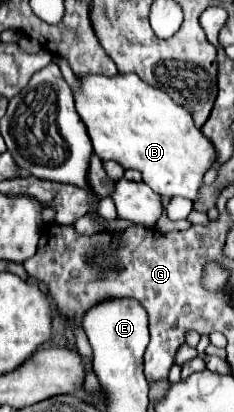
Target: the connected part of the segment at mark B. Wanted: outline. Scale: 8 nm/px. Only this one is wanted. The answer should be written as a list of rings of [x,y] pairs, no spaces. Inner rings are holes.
[[[117,73],[113,77],[105,75],[83,75],[77,77],[79,89],[73,93],[75,107],[81,121],[87,127],[93,153],[101,161],[117,161],[123,169],[137,169],[143,175],[143,181],[163,197],[187,197],[197,199],[197,189],[203,185],[203,175],[209,167],[215,165],[215,149],[211,141],[193,125],[191,113],[177,105],[167,93],[161,93],[157,87],[147,85],[135,73]]]

